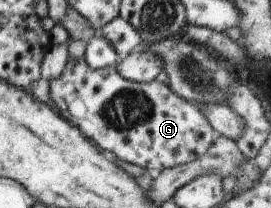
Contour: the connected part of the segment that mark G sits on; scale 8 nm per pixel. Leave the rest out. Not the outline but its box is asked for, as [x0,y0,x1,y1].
[47,57,216,174]

